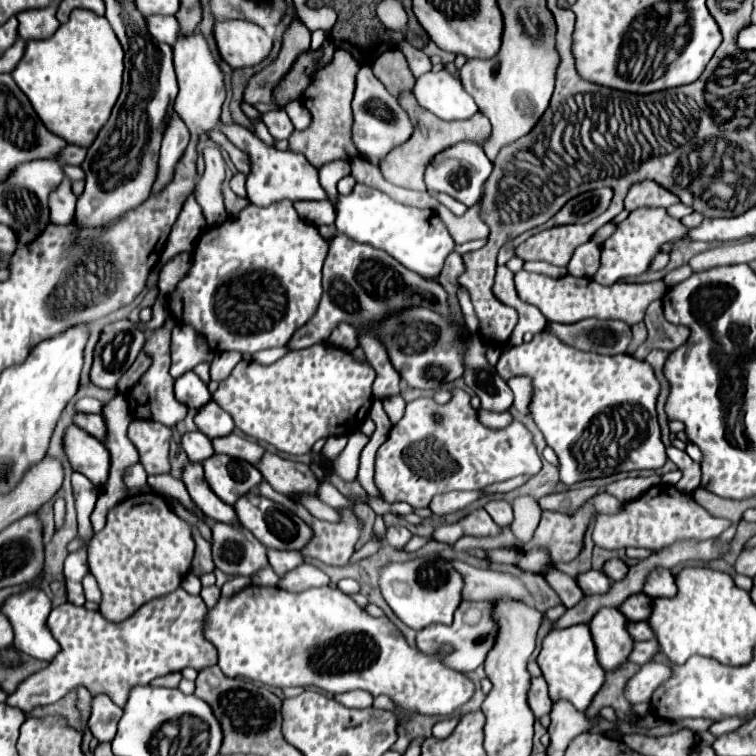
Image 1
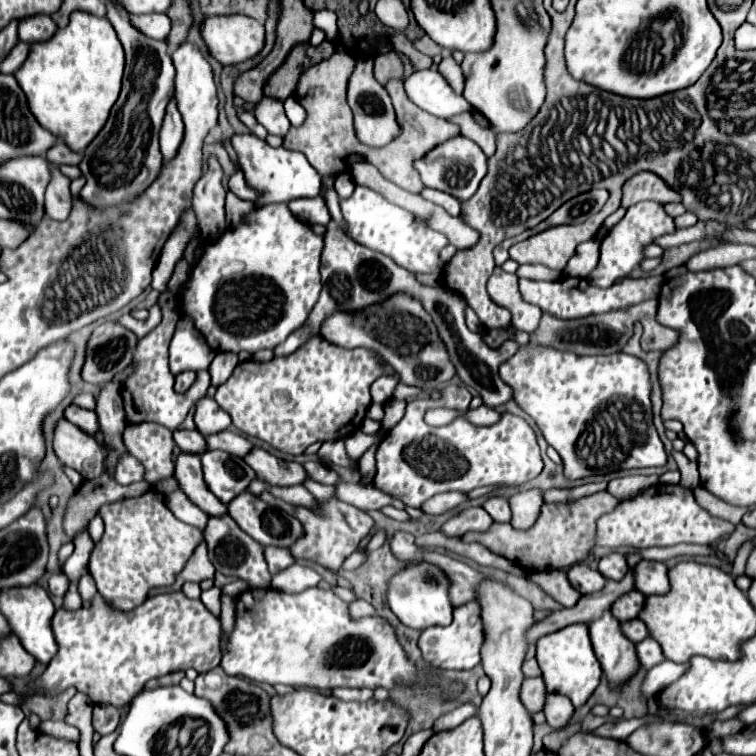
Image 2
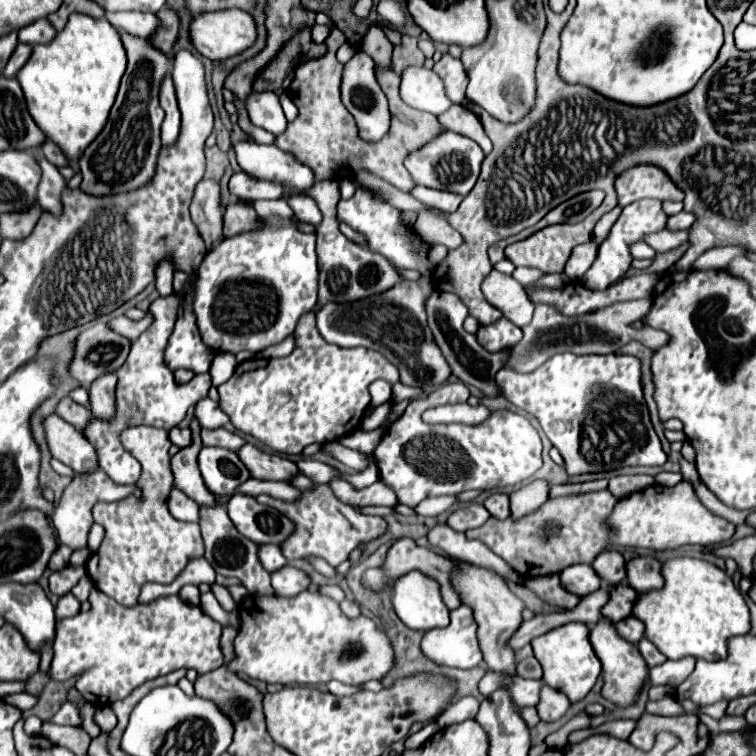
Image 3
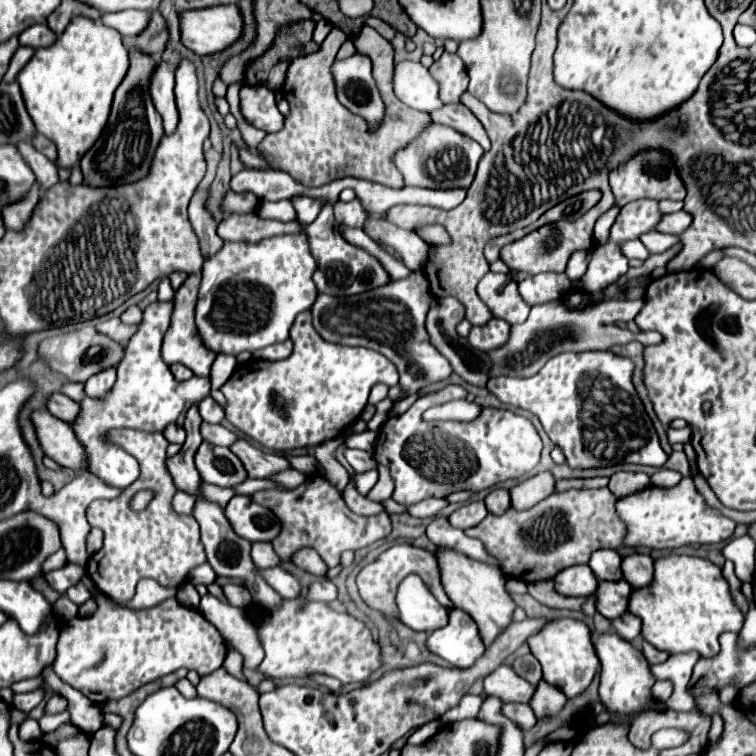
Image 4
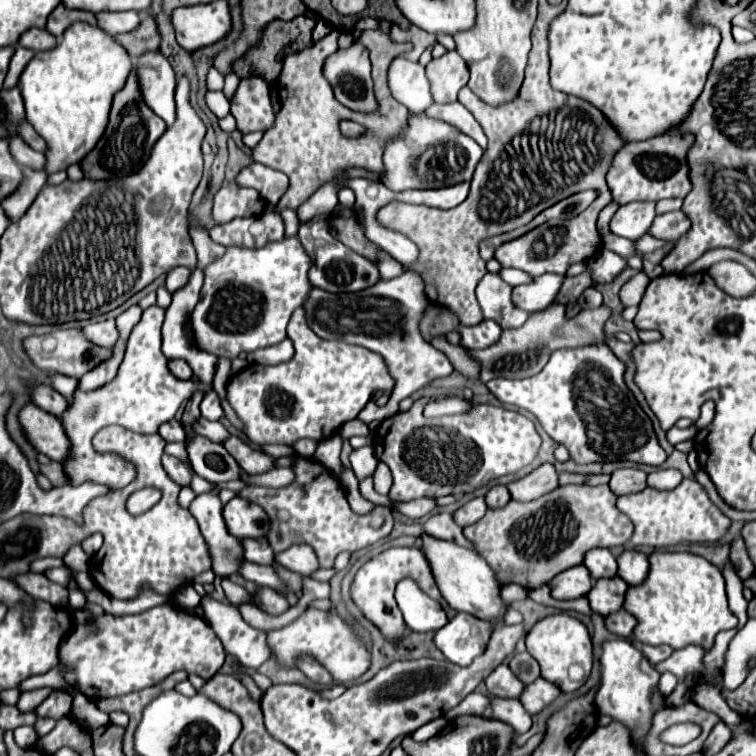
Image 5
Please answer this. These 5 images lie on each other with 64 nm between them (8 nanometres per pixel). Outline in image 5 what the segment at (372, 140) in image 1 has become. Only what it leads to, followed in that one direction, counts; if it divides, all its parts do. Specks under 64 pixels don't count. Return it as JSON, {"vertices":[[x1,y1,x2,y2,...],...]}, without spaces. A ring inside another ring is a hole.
{"vertices":[[354,42,348,50,338,50,326,60,324,76,334,88,340,104,354,112,376,112,378,100,374,96,374,82,370,76,368,50]]}

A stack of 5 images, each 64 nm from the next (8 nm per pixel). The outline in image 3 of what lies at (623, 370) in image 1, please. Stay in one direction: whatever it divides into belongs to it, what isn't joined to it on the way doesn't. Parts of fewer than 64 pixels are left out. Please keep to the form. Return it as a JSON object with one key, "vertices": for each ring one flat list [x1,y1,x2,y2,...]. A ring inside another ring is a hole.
{"vertices":[[562,352,554,354,550,360,528,374,504,366,498,370,496,382,502,386,502,396,506,396,516,408,526,410,538,418,544,434,564,458,566,472,570,476,586,472,608,472,622,466,662,466,666,462,660,438,656,436,650,422,642,390,642,368,636,356,576,356,572,352]]}

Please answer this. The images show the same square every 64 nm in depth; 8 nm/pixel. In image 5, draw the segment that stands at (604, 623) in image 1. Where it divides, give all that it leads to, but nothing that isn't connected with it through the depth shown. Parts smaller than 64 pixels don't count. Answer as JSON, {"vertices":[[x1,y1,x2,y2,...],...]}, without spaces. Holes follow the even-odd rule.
{"vertices":[[622,638,606,640,602,644,600,666,602,666,602,680,596,694,596,706,600,708,600,714,624,722,630,728,632,738,640,738,650,728,652,714,665,706,665,698,662,698,662,694,656,688,660,674,644,658,640,650,636,650,628,640]]}

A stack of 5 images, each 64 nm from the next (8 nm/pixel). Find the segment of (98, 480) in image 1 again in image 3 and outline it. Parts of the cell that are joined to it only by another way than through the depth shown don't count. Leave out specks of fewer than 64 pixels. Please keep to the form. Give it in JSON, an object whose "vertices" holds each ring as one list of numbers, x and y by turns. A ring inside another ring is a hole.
{"vertices":[[60,416,46,418,44,428,48,448,56,460,70,466,76,474,90,474,98,470,98,454,82,430,64,422]]}

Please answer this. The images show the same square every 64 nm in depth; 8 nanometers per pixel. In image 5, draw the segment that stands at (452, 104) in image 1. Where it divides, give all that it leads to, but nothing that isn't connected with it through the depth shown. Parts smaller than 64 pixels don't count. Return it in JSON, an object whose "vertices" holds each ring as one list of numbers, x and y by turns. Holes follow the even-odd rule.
{"vertices":[[394,58,388,72,388,84,392,96,412,112,424,112,434,102,426,70,418,62]]}

